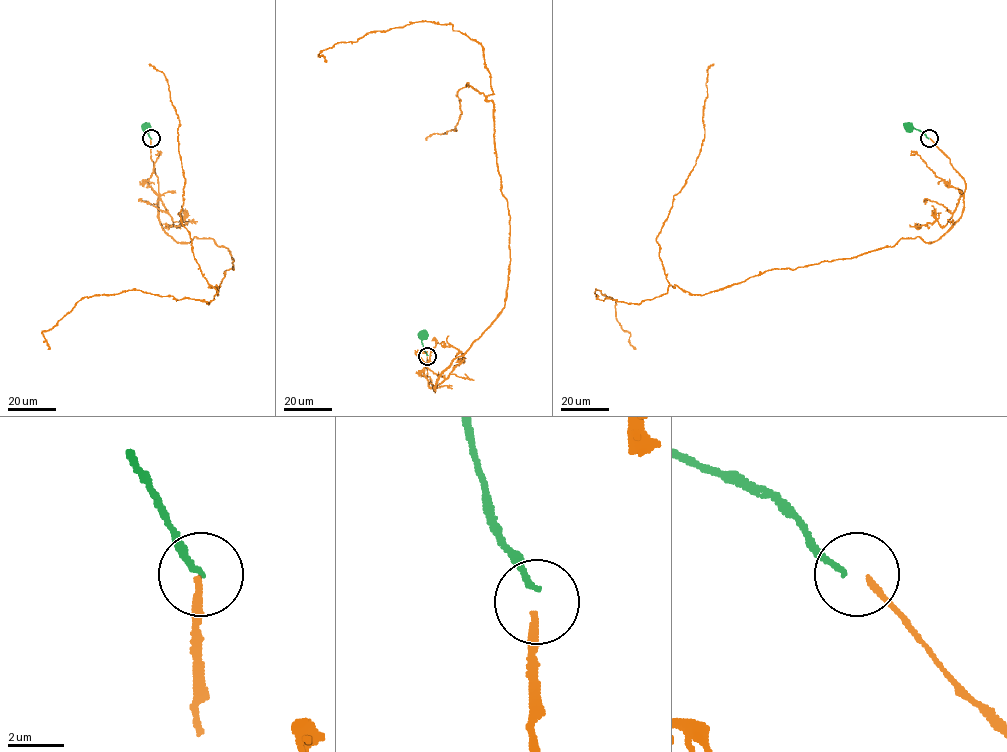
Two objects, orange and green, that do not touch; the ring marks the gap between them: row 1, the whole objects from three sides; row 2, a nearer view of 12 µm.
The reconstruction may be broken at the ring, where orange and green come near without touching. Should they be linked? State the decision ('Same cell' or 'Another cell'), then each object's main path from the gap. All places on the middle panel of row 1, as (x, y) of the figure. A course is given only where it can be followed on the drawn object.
Another cell. Course of orange: (427, 357), (434, 392), (504, 306), (509, 216), (482, 46), (420, 21), (338, 42), (319, 54), (326, 62). Course of green: (427, 355), (422, 335)

